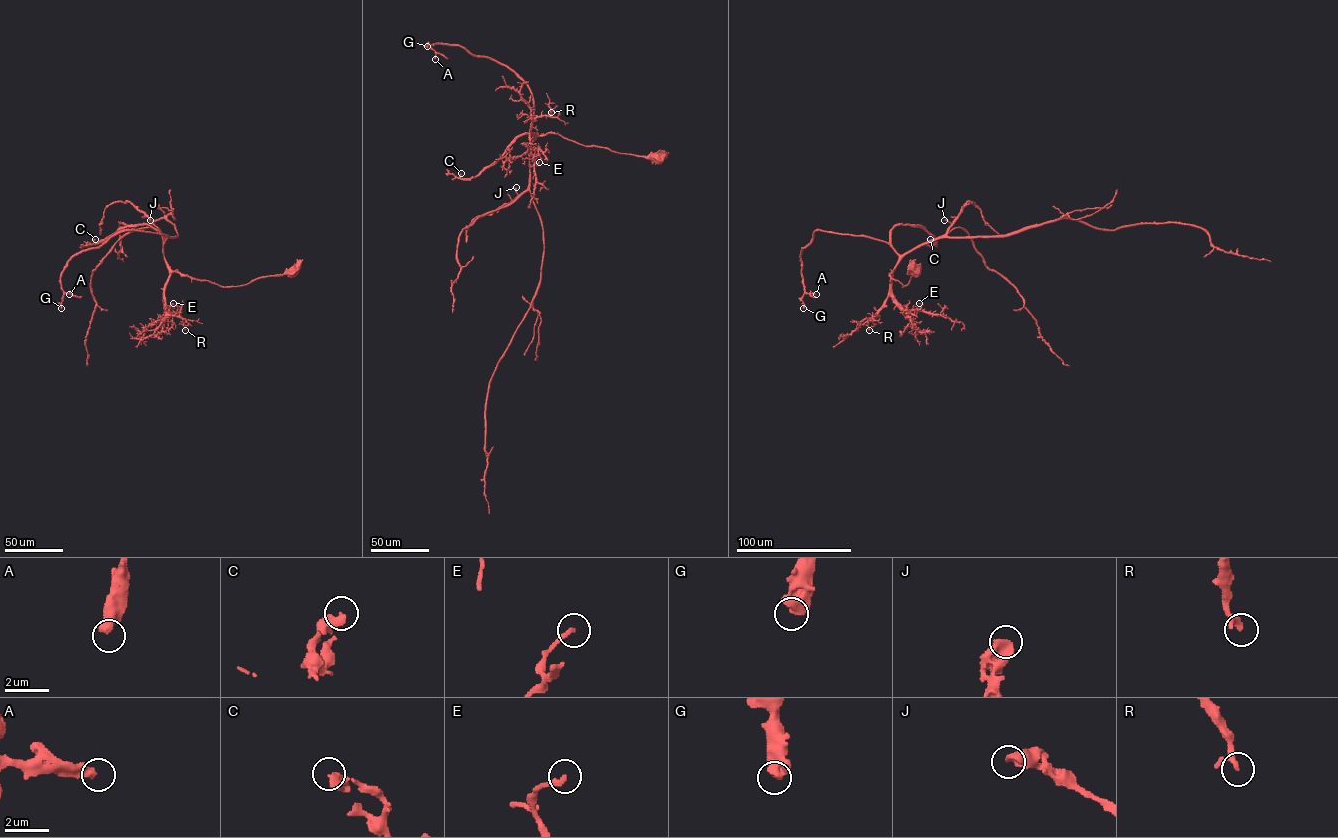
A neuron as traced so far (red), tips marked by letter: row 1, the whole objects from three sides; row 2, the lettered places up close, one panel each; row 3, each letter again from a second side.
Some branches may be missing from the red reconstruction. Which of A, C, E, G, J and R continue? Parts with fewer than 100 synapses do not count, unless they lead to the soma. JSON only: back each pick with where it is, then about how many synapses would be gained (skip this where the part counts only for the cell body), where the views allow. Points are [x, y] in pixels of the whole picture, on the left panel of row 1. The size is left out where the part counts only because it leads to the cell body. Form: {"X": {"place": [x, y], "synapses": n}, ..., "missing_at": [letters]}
{"missing_at": []}

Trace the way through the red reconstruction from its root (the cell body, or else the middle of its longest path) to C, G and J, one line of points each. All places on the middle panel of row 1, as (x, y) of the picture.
C: (660, 160), (584, 146), (554, 133), (538, 135), (530, 142), (525, 133), (477, 175), (461, 178), (461, 173)
G: (660, 160), (584, 146), (554, 133), (538, 135), (530, 142), (533, 96), (513, 71), (459, 46), (427, 46)
J: (660, 160), (584, 146), (547, 133), (538, 135), (530, 144), (529, 185), (519, 194), (516, 187)

